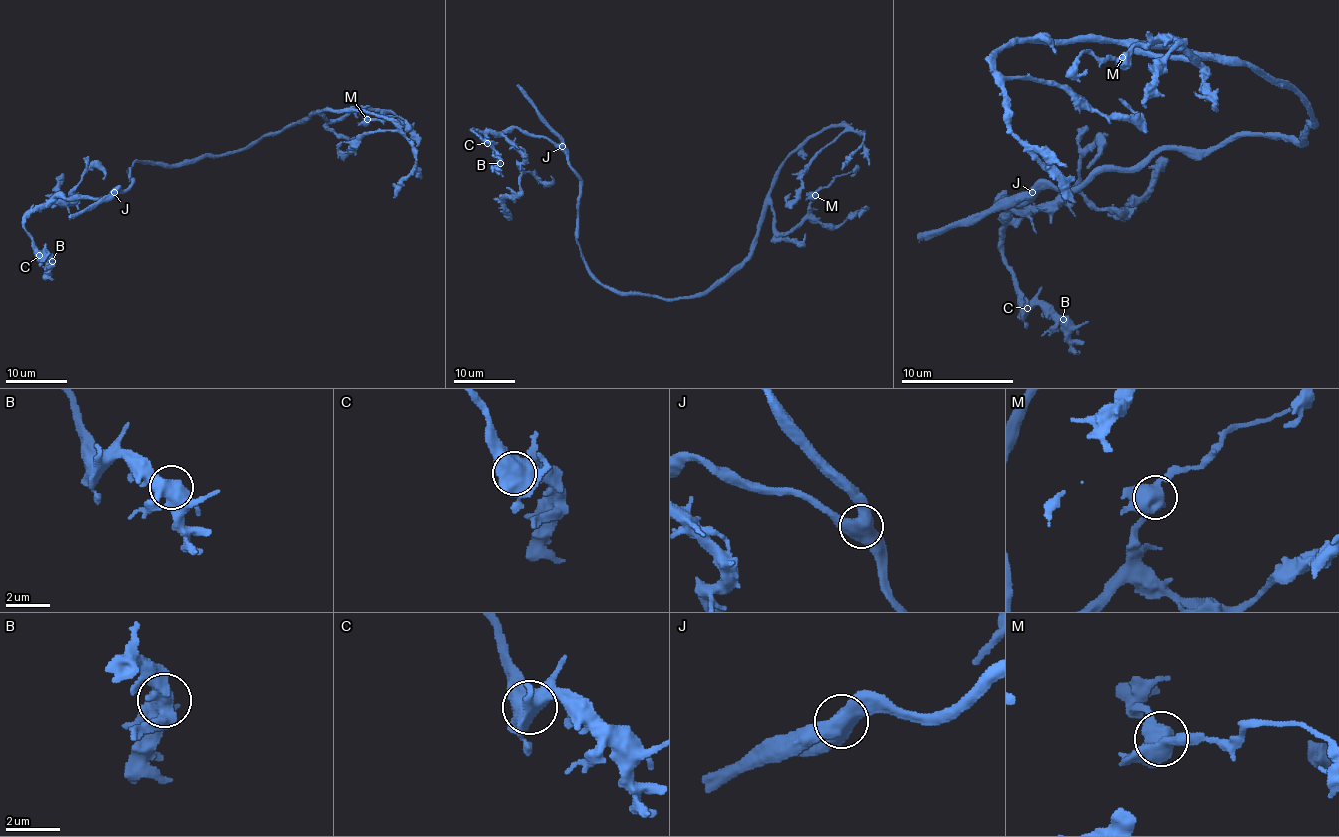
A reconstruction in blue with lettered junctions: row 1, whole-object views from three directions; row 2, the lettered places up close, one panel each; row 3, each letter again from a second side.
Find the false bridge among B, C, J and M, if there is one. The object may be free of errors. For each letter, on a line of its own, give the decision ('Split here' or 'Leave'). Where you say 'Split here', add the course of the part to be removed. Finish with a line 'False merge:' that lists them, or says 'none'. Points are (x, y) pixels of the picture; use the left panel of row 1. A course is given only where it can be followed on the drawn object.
B: Leave
C: Leave
J: Leave
M: Leave
False merge: none

